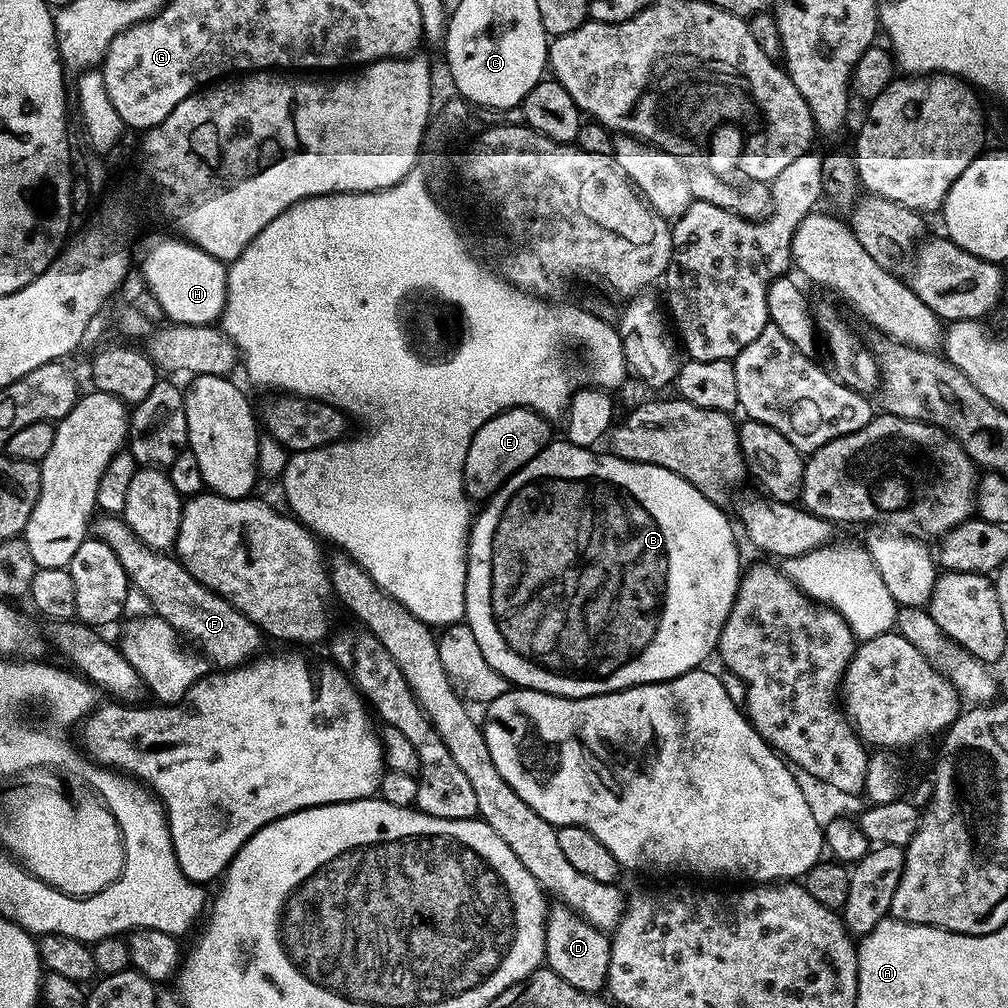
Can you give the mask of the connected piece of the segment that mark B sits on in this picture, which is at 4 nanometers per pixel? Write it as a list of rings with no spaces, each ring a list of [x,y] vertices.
[[[569,442],[549,443],[536,457],[531,458],[524,466],[513,474],[491,497],[489,497],[480,513],[475,513],[470,524],[468,533],[468,569],[466,570],[466,594],[464,595],[464,615],[470,630],[474,632],[474,637],[478,640],[478,647],[482,650],[482,656],[500,675],[517,688],[533,688],[539,692],[549,692],[555,696],[568,696],[572,700],[579,700],[583,696],[594,697],[607,692],[623,692],[625,688],[633,688],[635,684],[659,684],[663,680],[673,680],[679,676],[686,676],[697,671],[696,668],[708,655],[717,651],[722,634],[722,626],[734,606],[734,598],[738,594],[740,577],[742,575],[742,563],[740,564],[740,552],[736,549],[736,536],[732,533],[732,524],[728,521],[725,509],[714,501],[706,499],[697,488],[686,478],[666,470],[662,466],[653,464],[639,464],[633,460],[623,460],[621,456],[613,456],[598,452],[589,448],[579,448],[578,445]]]

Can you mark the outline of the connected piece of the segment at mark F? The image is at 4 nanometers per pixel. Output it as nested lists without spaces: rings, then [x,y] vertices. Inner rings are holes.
[[[101,515],[95,521],[94,536],[97,540],[104,540],[106,546],[114,550],[118,562],[122,562],[122,566],[128,572],[129,585],[135,591],[137,588],[148,599],[151,606],[149,609],[171,624],[177,633],[192,638],[201,648],[198,648],[199,651],[217,669],[239,668],[261,651],[262,633],[258,625],[250,622],[246,614],[230,606],[230,602],[226,602],[216,592],[202,586],[175,555],[147,548],[119,515]]]

